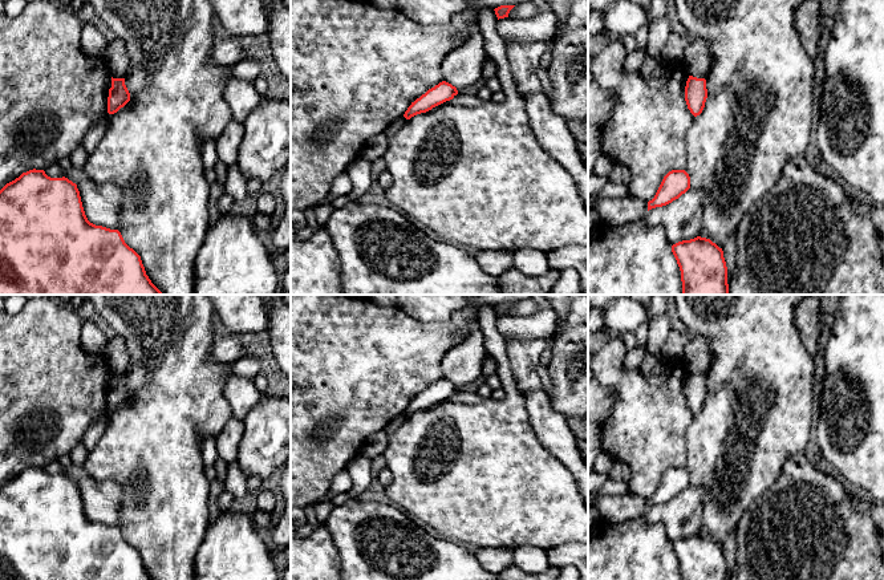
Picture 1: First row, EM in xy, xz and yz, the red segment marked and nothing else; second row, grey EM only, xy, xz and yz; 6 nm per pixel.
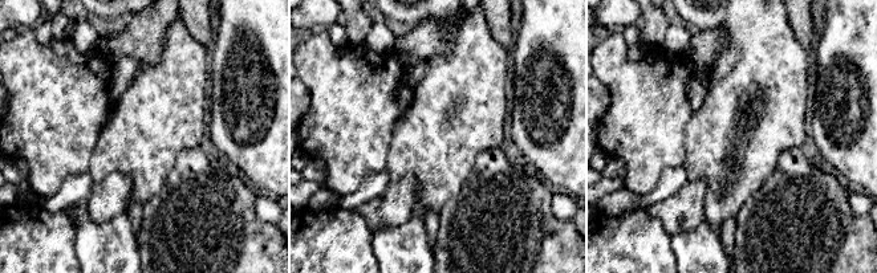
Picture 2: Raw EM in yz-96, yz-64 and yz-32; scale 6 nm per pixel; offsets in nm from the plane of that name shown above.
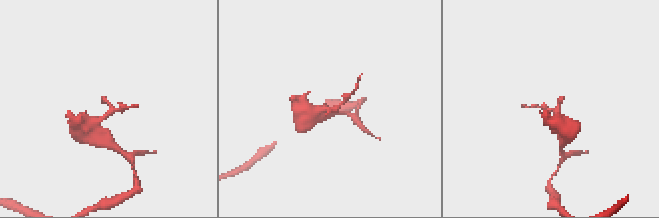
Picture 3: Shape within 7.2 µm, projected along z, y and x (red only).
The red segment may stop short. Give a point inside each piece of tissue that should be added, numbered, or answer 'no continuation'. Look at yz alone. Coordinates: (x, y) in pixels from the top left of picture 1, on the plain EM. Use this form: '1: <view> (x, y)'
no continuation

